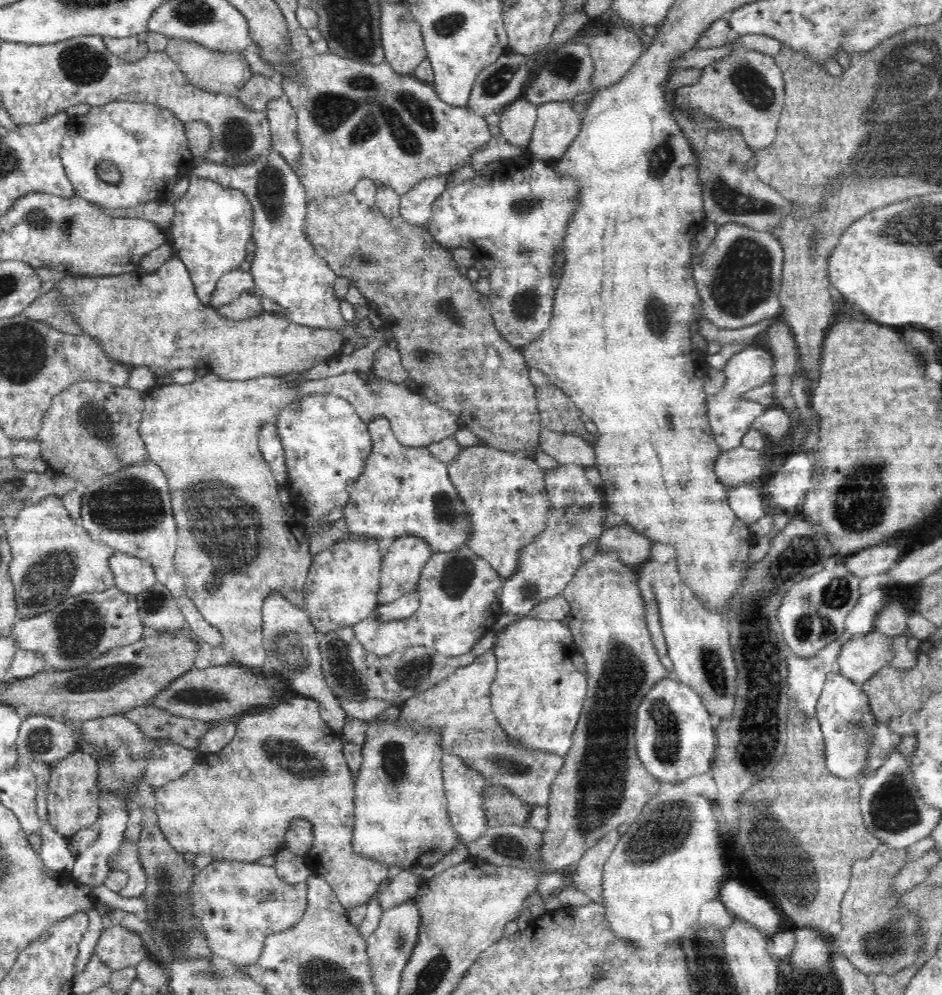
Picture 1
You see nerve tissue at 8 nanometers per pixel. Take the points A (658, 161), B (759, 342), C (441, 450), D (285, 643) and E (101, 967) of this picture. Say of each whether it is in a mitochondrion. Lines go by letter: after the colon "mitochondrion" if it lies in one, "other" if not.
A: mitochondrion
B: other
C: other
D: mitochondrion
E: other

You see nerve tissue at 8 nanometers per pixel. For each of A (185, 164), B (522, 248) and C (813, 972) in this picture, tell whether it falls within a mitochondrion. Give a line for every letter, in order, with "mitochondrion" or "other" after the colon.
A: other
B: mitochondrion
C: other

